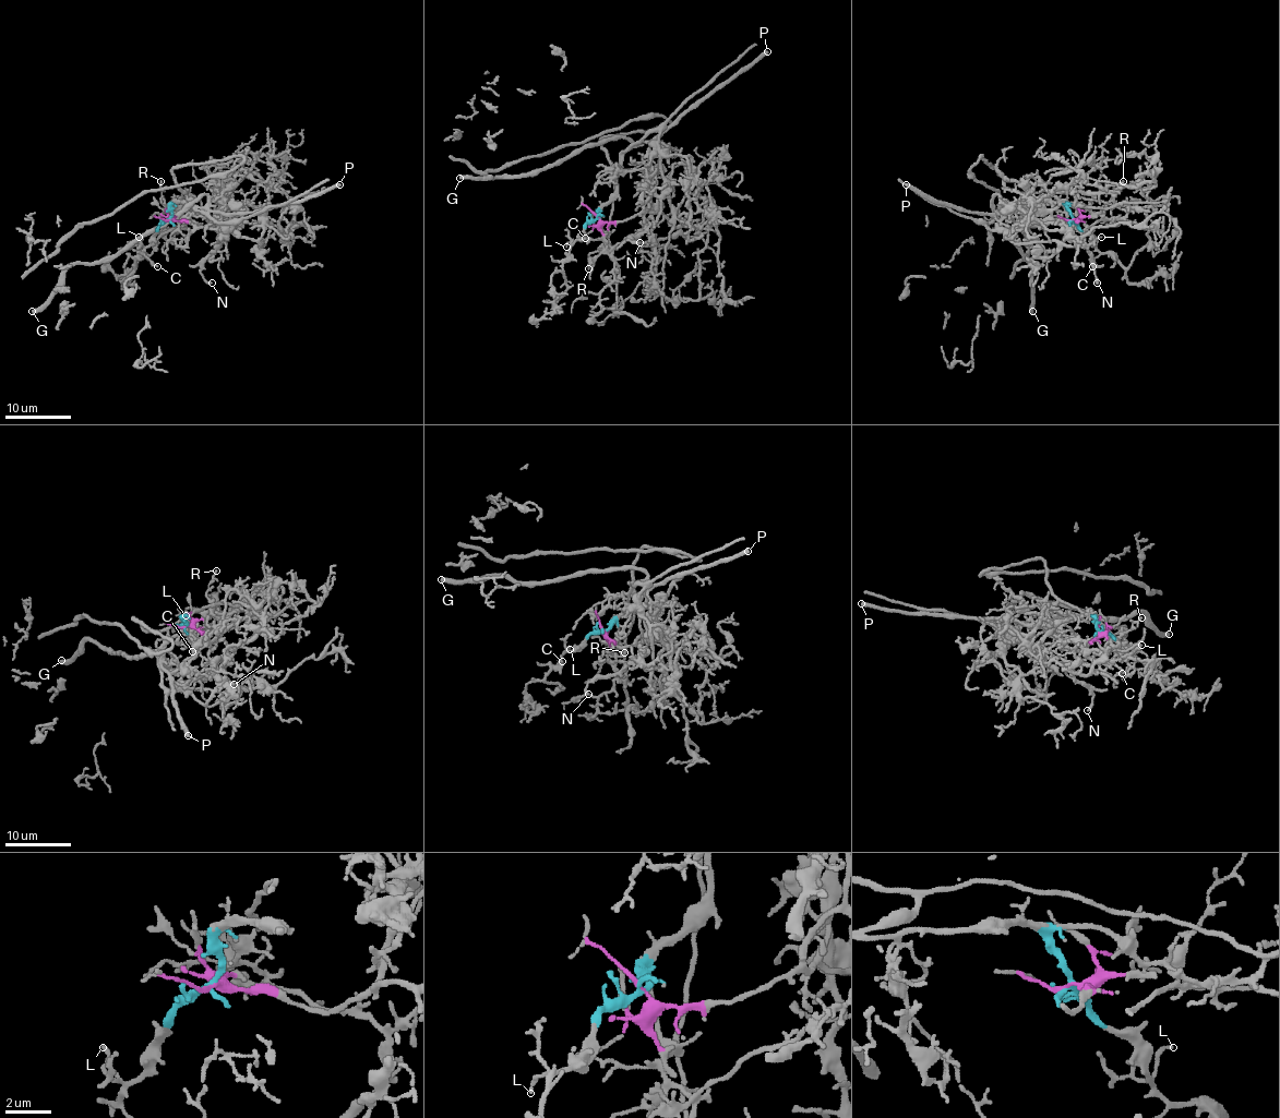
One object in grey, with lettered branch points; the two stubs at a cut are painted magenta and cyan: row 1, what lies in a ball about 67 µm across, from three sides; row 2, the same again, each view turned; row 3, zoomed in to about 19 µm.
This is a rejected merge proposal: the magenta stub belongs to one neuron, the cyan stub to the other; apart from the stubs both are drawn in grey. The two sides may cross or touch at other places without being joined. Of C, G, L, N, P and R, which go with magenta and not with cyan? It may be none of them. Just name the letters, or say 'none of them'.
N

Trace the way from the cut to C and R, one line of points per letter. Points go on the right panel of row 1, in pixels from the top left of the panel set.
C: (1071, 220), (1090, 237), (1099, 253), (1092, 266)
R: (1071, 220), (1069, 204), (1084, 204), (1099, 214), (1123, 181)

